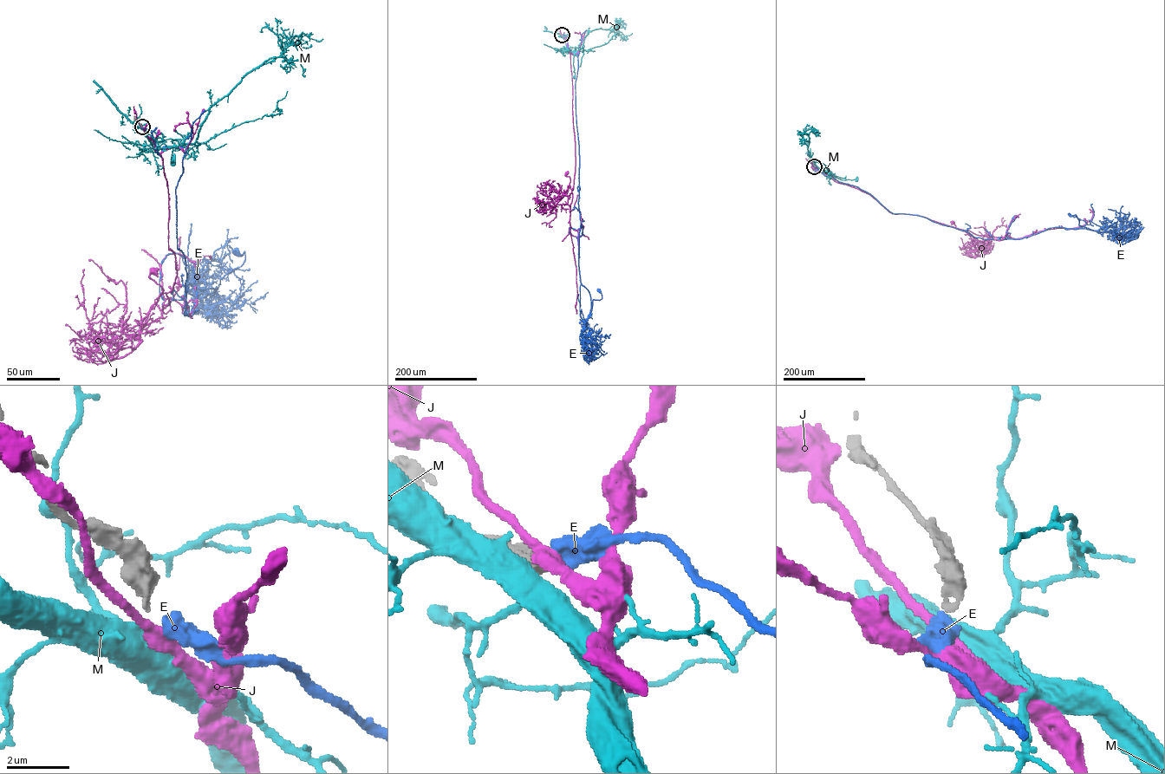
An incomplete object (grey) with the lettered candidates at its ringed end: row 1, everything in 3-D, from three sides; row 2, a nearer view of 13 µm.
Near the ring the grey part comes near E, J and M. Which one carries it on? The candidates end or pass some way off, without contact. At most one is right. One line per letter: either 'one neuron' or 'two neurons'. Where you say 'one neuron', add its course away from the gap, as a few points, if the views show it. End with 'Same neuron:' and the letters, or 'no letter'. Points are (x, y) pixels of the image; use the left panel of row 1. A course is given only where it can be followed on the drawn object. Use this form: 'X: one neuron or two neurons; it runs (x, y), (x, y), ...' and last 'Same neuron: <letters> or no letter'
E: one neuron; it runs (142, 126), (161, 157), (184, 153), (185, 315), (185, 287), (214, 292), (244, 263), (236, 252)
J: two neurons
M: two neurons
Same neuron: E

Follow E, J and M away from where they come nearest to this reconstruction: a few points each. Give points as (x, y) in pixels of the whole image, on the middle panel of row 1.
E: (562, 35), (569, 53), (578, 54), (579, 269), (590, 299), (588, 318), (592, 300), (602, 298), (598, 290)
J: (562, 35), (569, 53), (575, 165), (571, 189), (566, 173)
M: (562, 35), (567, 48), (574, 52), (574, 77)

